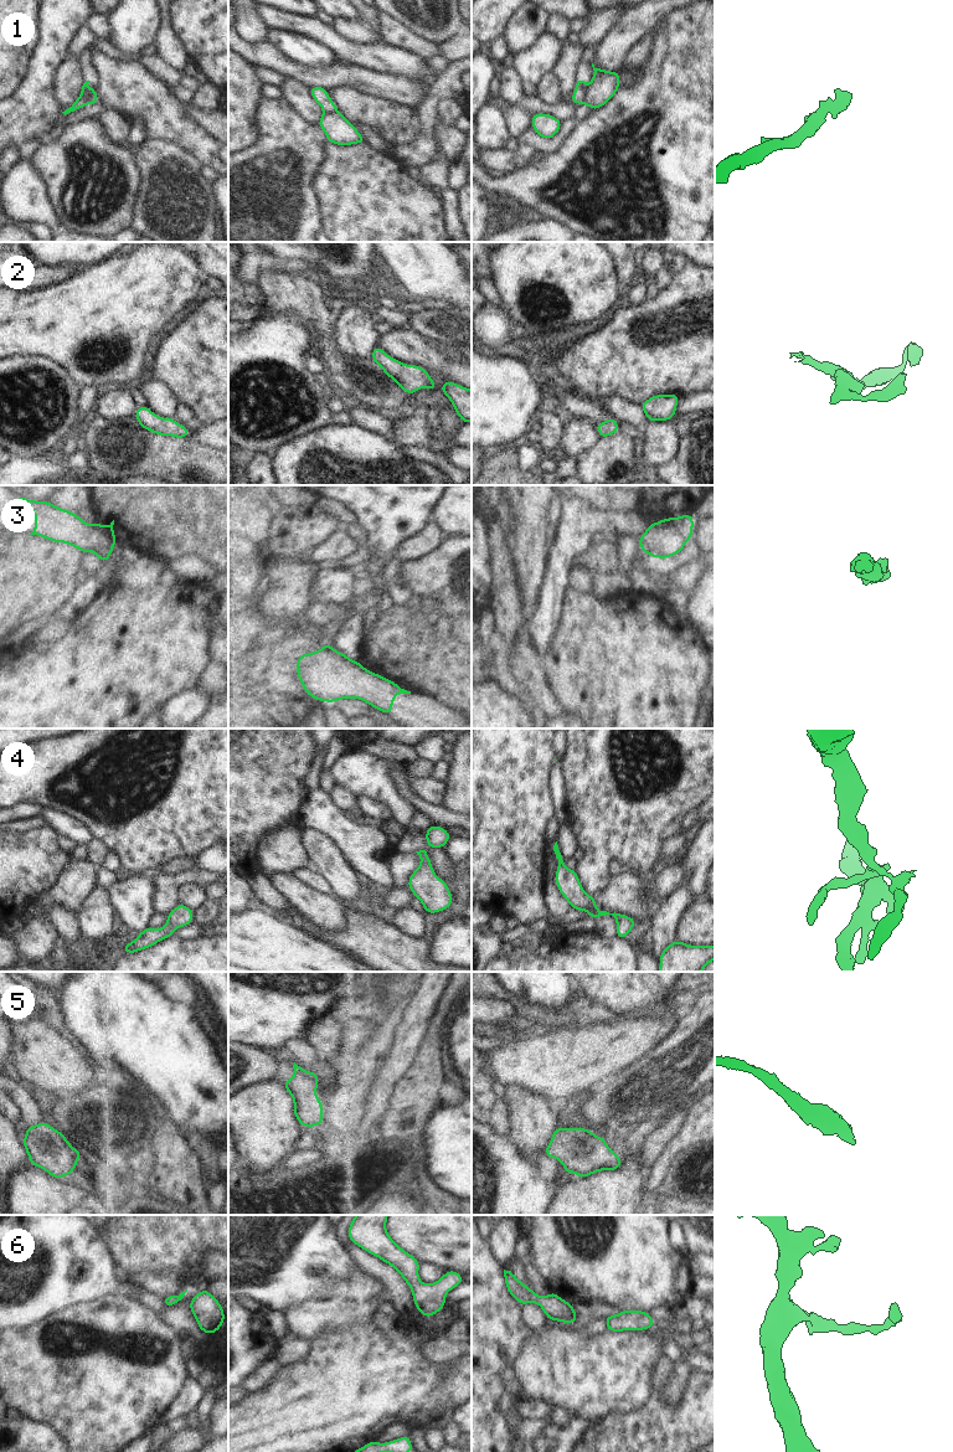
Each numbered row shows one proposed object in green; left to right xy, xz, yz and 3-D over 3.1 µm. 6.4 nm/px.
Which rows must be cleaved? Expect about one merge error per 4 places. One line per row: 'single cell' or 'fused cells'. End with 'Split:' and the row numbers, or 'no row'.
1: fused cells
2: single cell
3: single cell
4: single cell
5: single cell
6: single cell
Split: 1

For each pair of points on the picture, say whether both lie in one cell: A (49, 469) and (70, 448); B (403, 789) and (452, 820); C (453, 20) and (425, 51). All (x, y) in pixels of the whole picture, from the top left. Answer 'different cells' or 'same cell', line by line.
A: different cells
B: same cell
C: different cells

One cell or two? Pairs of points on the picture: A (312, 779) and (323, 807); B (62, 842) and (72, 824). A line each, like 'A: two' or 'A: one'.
A: two
B: two

